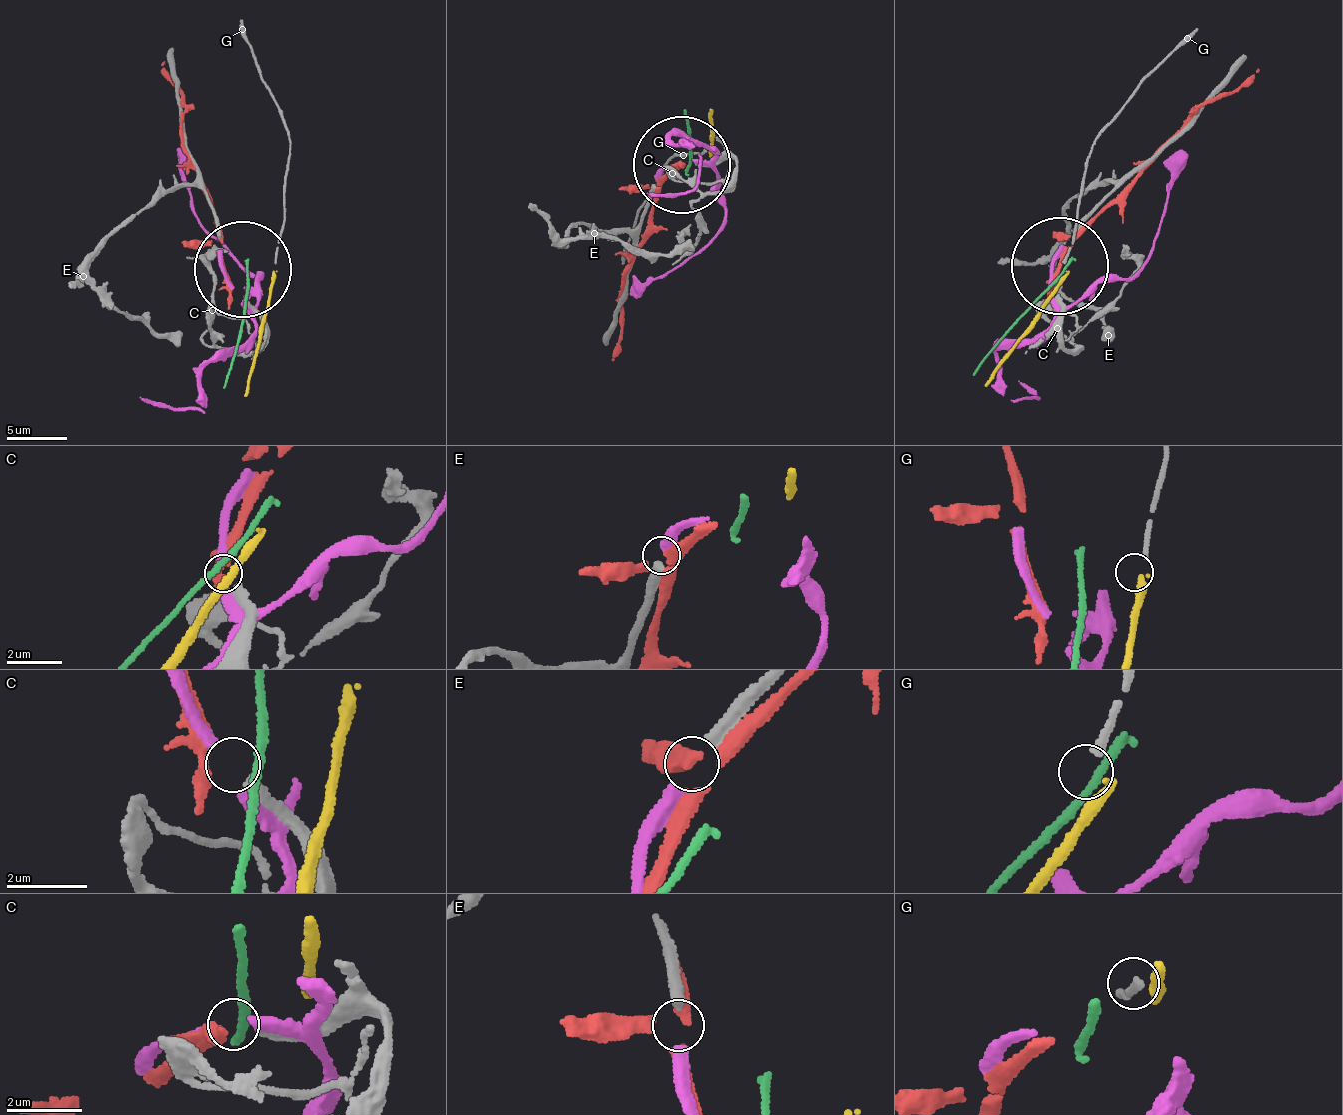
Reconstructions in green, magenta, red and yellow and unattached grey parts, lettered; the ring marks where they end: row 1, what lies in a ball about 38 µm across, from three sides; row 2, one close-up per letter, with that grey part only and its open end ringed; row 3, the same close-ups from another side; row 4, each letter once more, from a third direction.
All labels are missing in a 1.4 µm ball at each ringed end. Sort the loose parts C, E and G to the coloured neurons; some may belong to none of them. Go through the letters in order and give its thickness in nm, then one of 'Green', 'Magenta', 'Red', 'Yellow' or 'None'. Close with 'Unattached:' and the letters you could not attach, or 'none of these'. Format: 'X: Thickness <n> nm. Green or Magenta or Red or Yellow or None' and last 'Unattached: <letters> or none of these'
C: Thickness 320 nm. Red
E: Thickness 340 nm. Magenta
G: Thickness 180 nm. None
Unattached: G

